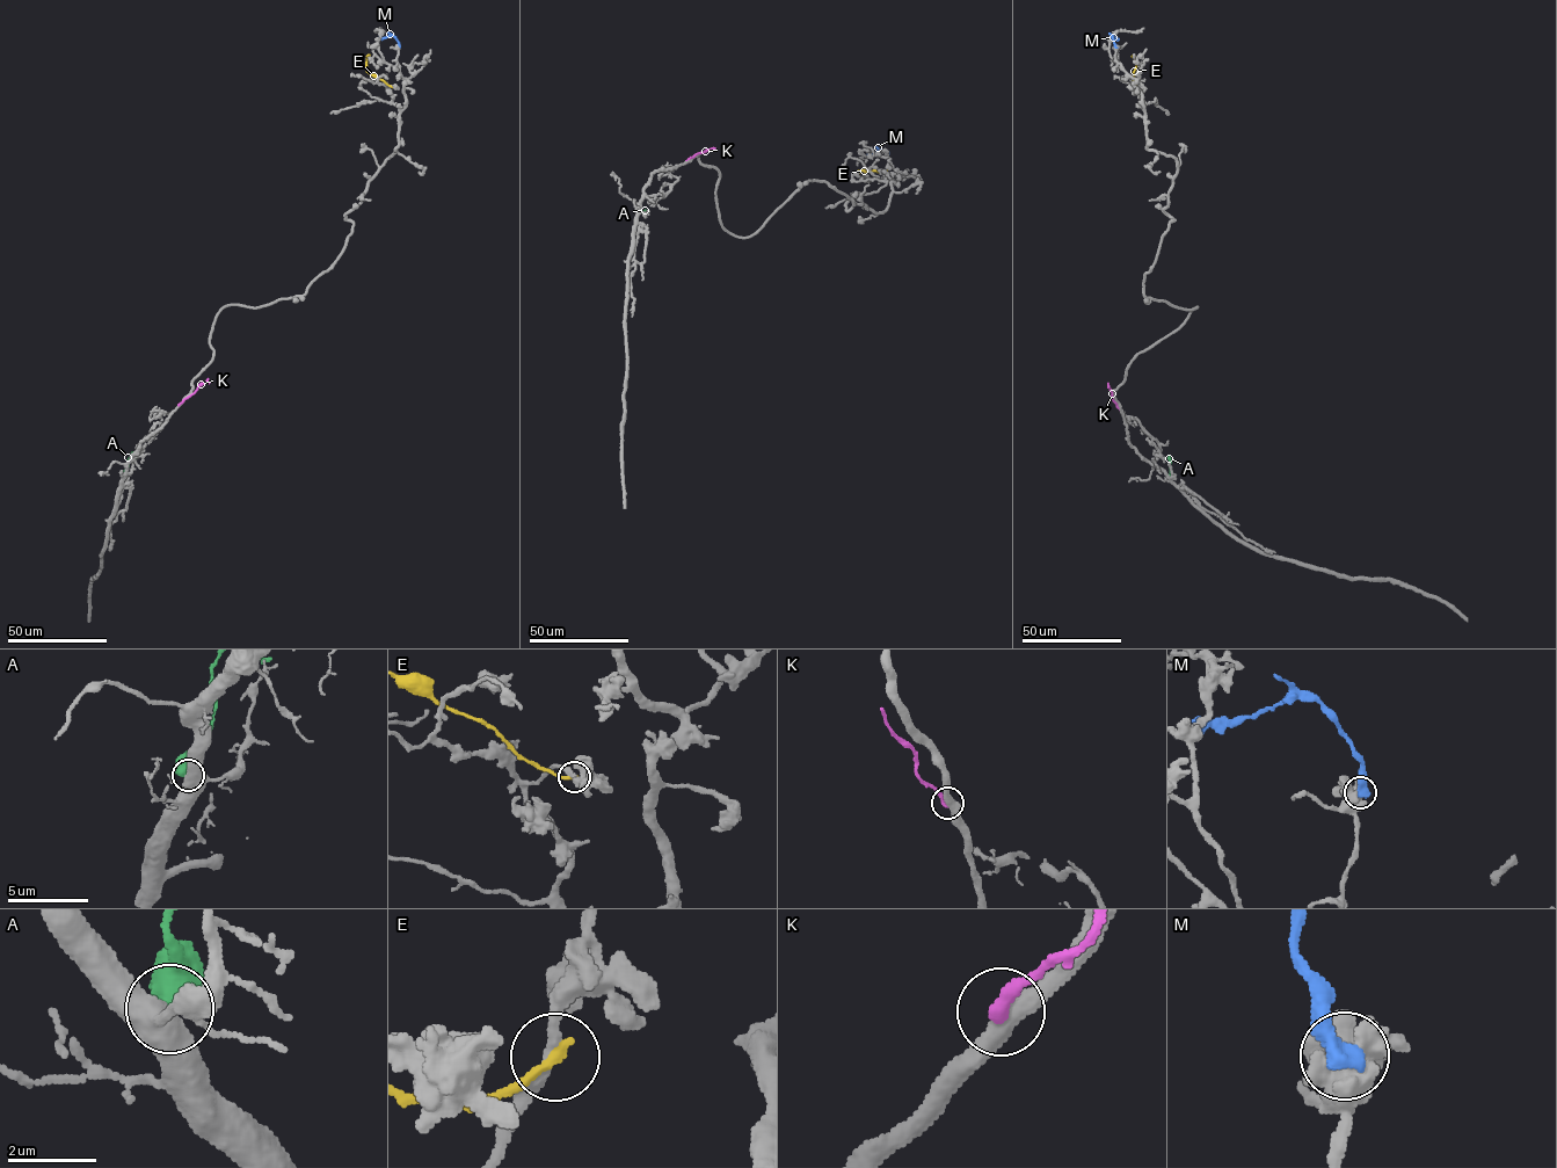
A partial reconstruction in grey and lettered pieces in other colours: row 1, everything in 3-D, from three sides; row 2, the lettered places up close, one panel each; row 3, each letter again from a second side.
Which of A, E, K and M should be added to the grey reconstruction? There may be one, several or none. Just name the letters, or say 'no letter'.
M

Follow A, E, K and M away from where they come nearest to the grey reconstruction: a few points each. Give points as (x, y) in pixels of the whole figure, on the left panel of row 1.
A: (125, 472), (132, 451)
E: (394, 87), (366, 71), (369, 55)
K: (179, 405), (201, 384), (209, 383)
M: (399, 46), (393, 36), (378, 37)

